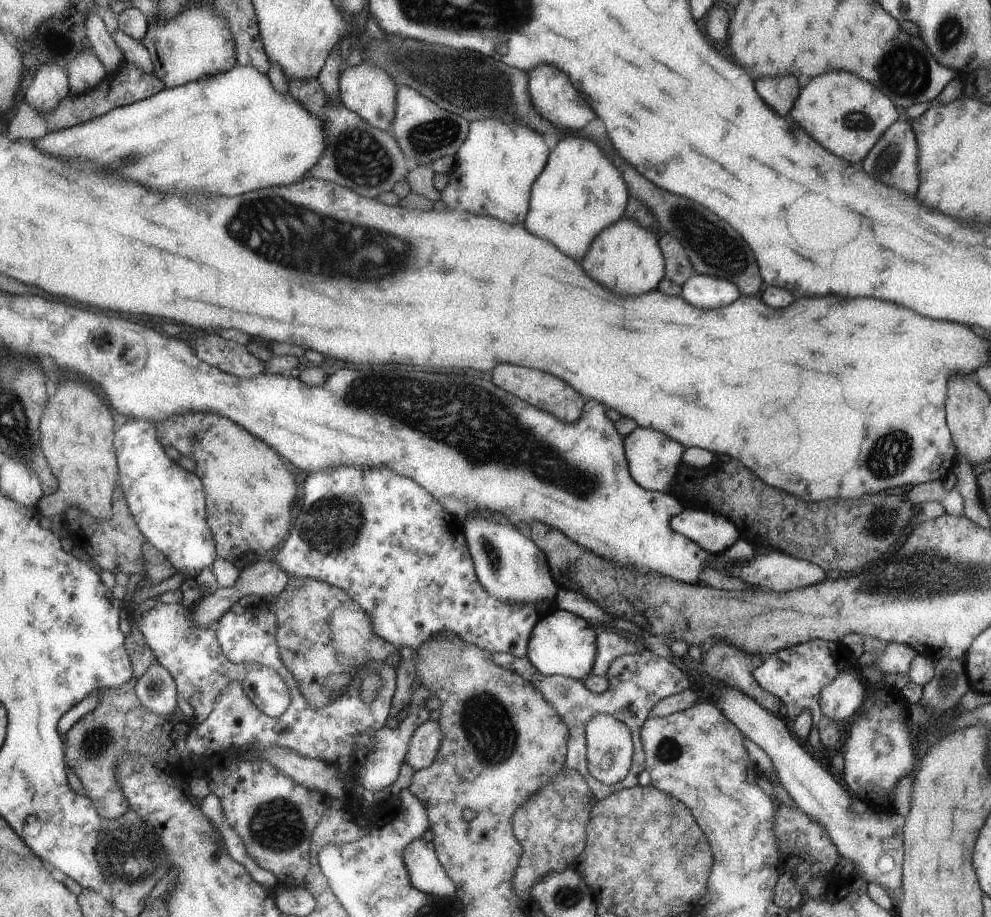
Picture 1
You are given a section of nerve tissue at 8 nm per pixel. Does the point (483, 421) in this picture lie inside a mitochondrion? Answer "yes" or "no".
yes

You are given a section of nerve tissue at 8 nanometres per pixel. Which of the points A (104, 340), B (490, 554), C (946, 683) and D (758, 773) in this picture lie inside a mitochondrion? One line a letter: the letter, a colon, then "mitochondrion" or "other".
A: other
B: mitochondrion
C: mitochondrion
D: other

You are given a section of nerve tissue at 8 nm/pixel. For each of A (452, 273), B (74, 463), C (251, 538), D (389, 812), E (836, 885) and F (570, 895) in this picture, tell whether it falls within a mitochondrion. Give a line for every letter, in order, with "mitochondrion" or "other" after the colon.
A: mitochondrion
B: other
C: other
D: other
E: other
F: mitochondrion

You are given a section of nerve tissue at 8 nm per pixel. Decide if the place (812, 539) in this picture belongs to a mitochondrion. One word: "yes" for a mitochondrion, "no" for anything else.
no

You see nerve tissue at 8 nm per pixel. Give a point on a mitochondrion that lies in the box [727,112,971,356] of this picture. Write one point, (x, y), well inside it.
(887, 159)

